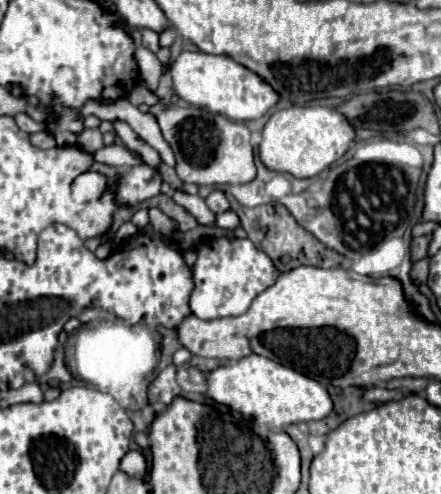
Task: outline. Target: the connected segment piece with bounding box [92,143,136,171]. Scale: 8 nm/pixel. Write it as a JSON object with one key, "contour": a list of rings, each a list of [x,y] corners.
{"contour":[[[112,143],[112,145],[106,145],[106,147],[98,149],[98,151],[94,151],[92,157],[94,157],[94,161],[98,161],[98,163],[106,163],[106,165],[112,165],[112,167],[124,171],[124,169],[128,169],[124,163],[128,163],[130,157],[132,157],[132,161],[134,161],[136,153],[128,151],[124,145]]]}

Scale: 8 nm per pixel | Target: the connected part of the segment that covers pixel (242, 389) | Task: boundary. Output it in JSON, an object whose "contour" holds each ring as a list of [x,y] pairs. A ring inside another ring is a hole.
{"contour":[[[248,355],[240,361],[234,361],[226,367],[218,367],[216,371],[208,373],[206,397],[244,413],[246,417],[266,421],[278,429],[288,427],[292,423],[324,419],[334,409],[326,387],[322,387],[318,381],[260,355]]]}

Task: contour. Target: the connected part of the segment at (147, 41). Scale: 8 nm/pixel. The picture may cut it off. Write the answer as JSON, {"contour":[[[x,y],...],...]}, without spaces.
{"contour":[[[142,29],[142,39],[144,39],[144,47],[150,49],[152,53],[158,53],[160,45],[158,45],[158,33],[150,31],[150,29]]]}

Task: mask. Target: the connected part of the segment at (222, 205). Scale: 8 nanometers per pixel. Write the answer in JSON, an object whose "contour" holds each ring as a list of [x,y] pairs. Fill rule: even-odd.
{"contour":[[[212,191],[208,195],[208,199],[206,199],[206,205],[210,207],[210,211],[214,215],[220,215],[220,213],[224,213],[224,211],[230,209],[230,203],[228,203],[228,199],[226,199],[226,195],[222,191]]]}

